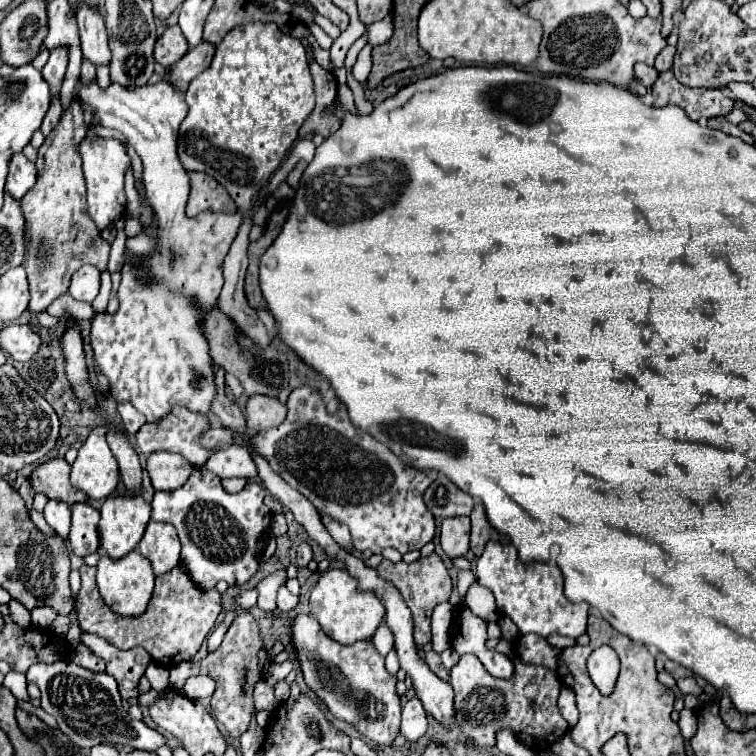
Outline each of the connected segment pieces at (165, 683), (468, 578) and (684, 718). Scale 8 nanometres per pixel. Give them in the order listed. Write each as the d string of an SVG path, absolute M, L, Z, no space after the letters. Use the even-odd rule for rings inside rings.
M151 661L147 671L145 671L145 677L149 679L151 687L157 689L157 691L163 691L163 687L169 687L169 669L157 661Z
M459 571L459 575L457 575L457 591L459 591L459 595L461 595L461 603L463 603L465 593L467 593L469 585L471 585L473 581L475 581L473 571Z
M683 709L681 711L681 719L679 719L679 729L681 729L681 735L685 739L691 739L697 731L697 717L691 709Z

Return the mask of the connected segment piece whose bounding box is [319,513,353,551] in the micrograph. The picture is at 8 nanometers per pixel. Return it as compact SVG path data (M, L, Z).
M319 513L319 515L321 515L321 521L325 523L325 529L329 531L329 535L331 535L343 549L351 551L351 549L353 549L353 543L351 543L349 529L347 529L343 523L339 523L337 519L329 517L329 515L323 515L323 513Z

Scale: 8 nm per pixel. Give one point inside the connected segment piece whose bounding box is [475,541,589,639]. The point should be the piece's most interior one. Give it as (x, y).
(531, 594)

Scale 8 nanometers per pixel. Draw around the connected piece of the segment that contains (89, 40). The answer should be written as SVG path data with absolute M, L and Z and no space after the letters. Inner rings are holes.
M85 3L77 11L77 23L79 23L79 35L81 35L81 51L87 61L97 65L109 65L111 63L111 51L107 47L107 31L103 17L89 9Z

